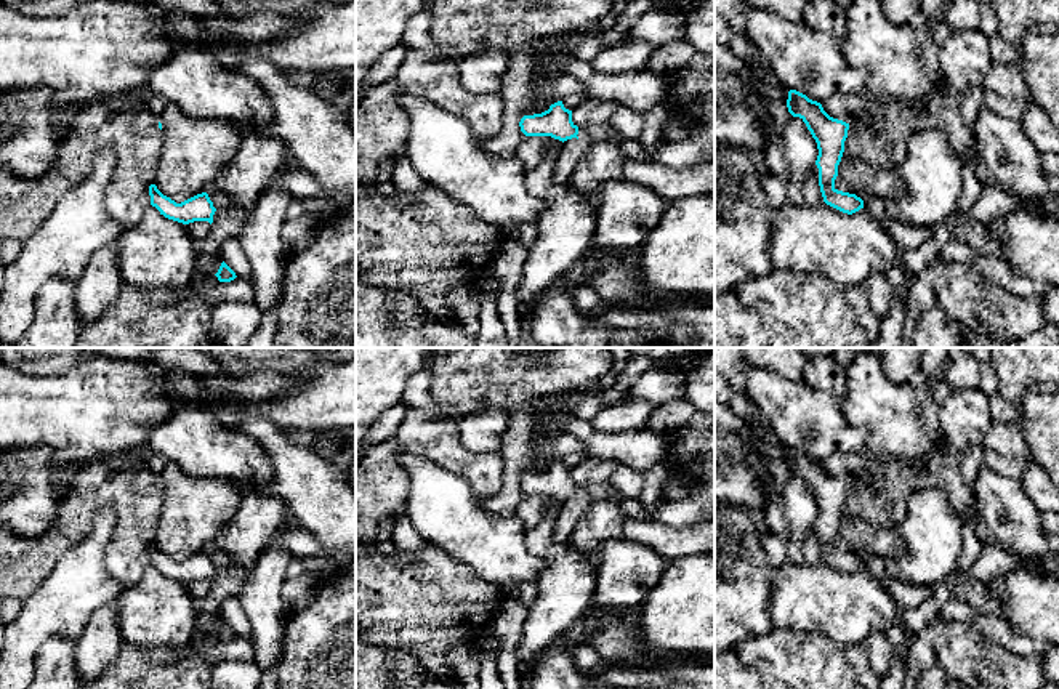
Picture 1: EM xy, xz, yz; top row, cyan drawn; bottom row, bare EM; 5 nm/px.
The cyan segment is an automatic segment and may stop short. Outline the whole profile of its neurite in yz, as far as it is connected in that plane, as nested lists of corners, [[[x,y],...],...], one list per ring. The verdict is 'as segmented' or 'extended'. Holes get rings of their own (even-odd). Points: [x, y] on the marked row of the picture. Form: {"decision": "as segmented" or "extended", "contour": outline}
{"decision": "as segmented", "contour": [[[796,90],[788,91],[787,107],[793,117],[799,117],[806,123],[817,143],[819,155],[815,165],[819,168],[819,186],[823,202],[848,215],[864,208],[860,197],[835,187],[849,123],[830,117],[820,103],[809,99]]]}

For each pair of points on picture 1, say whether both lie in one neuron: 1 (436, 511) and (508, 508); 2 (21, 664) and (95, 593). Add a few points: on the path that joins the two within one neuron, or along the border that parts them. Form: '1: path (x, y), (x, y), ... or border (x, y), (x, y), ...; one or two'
1: border (476, 500), (489, 511), (513, 516); two
2: path (28, 641), (72, 596); one

